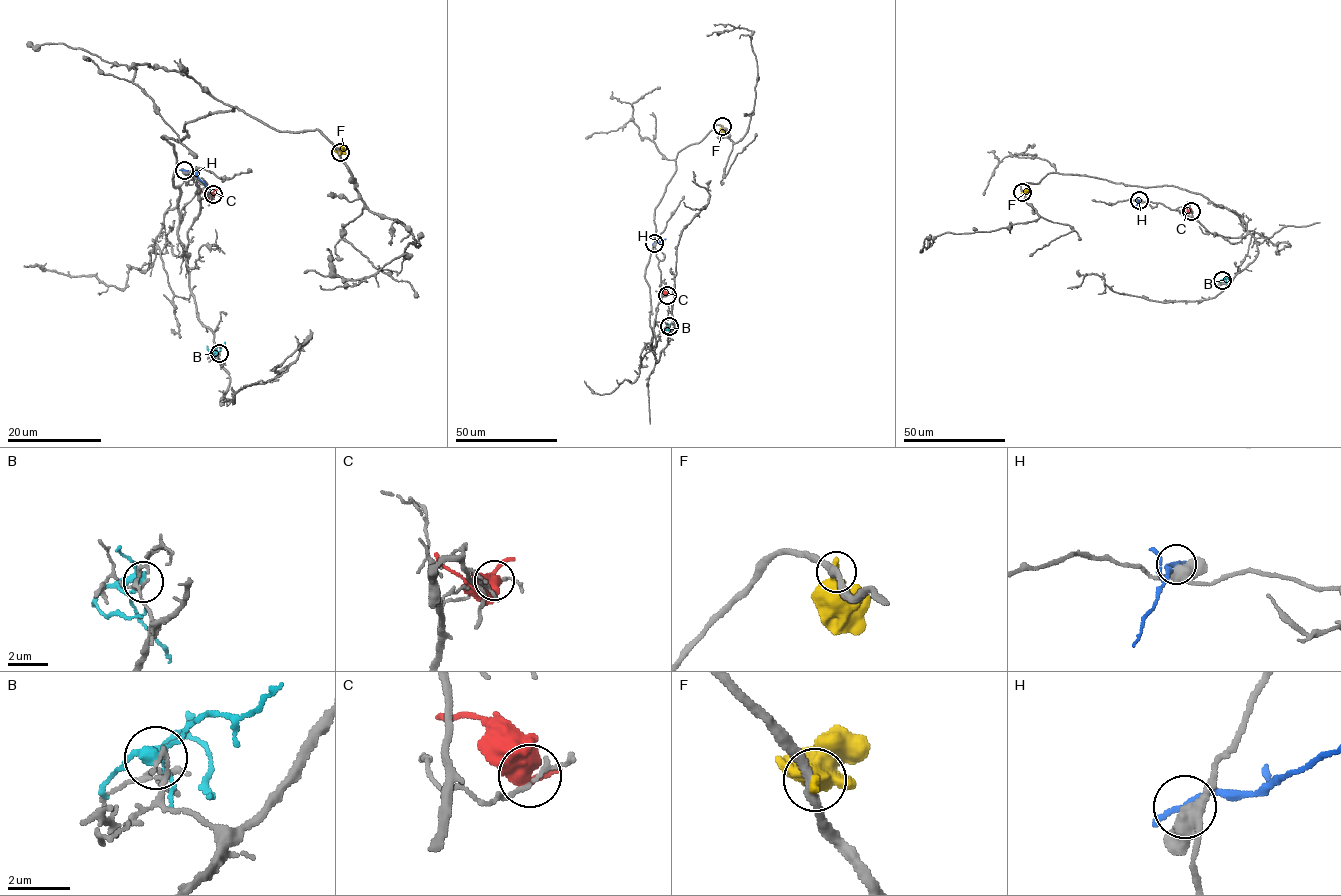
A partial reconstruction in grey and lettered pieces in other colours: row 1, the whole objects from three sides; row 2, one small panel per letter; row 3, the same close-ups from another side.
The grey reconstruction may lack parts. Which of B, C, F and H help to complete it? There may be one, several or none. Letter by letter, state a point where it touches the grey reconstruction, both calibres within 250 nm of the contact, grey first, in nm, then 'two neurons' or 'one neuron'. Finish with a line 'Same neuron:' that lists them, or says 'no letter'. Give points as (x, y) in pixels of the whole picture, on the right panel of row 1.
B: meets grey at (1222, 280); 150 nm thick on the grey side, 280 nm on the other; two neurons
C: meets grey at (1191, 211); 130 nm thick on the grey side, 500 nm on the other; two neurons
F: meets grey at (1022, 192); 360 nm thick on the grey side, 600 nm on the other; two neurons
H: meets grey at (1139, 200); 400 nm thick on the grey side, 240 nm on the other; two neurons
Same neuron: no letter

